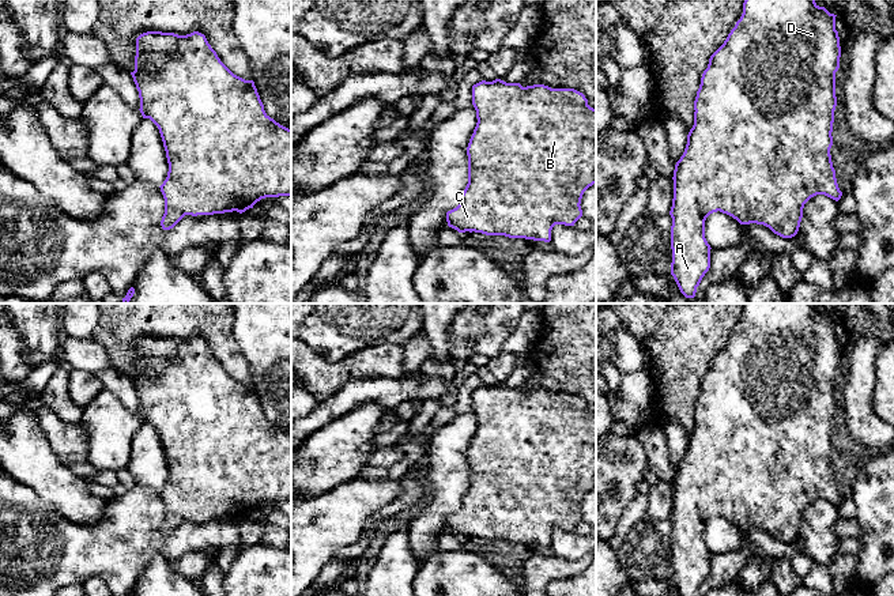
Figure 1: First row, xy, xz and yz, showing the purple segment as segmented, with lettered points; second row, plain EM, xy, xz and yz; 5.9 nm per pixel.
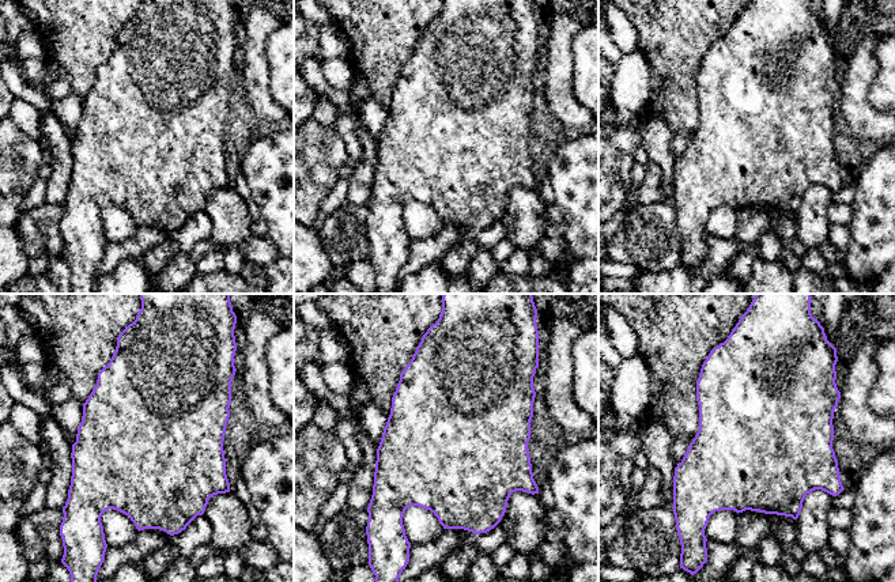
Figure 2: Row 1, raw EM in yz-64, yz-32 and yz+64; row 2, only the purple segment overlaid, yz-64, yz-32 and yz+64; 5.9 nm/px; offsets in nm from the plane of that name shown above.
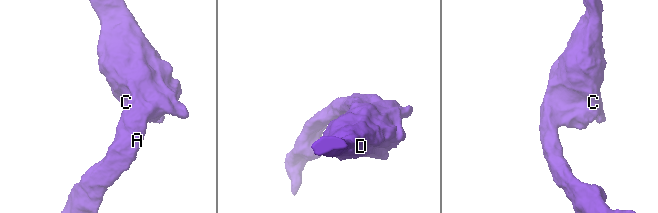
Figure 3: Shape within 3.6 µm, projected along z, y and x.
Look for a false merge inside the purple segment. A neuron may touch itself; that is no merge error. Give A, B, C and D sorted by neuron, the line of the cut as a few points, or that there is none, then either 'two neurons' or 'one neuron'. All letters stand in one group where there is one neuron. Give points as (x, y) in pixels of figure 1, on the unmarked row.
groups A B C D; cut none; one neuron

